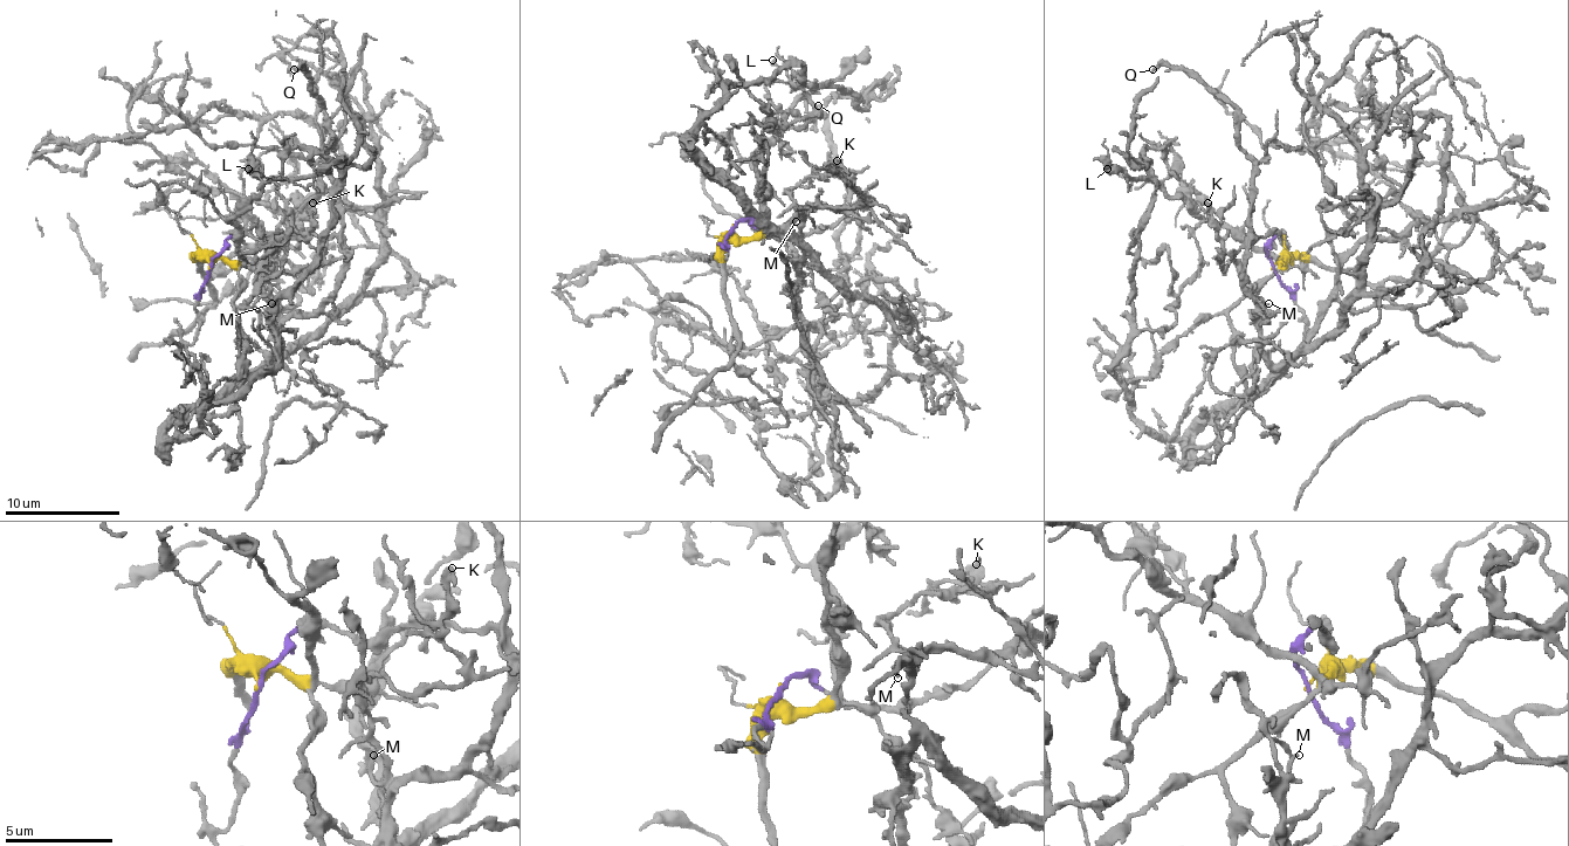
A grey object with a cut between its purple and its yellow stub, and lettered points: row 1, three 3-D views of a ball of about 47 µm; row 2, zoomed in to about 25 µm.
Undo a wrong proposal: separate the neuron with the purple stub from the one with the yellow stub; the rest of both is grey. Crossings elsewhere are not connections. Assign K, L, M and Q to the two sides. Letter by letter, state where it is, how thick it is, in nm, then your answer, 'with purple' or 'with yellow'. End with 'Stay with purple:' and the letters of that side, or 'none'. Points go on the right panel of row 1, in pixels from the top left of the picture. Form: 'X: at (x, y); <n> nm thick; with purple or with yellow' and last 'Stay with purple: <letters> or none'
K: at (1208, 203); 320 nm thick; with purple
L: at (1107, 169); 180 nm thick; with yellow
M: at (1268, 303); 160 nm thick; with purple
Q: at (1153, 69); 200 nm thick; with purple
Stay with purple: K, M, Q

